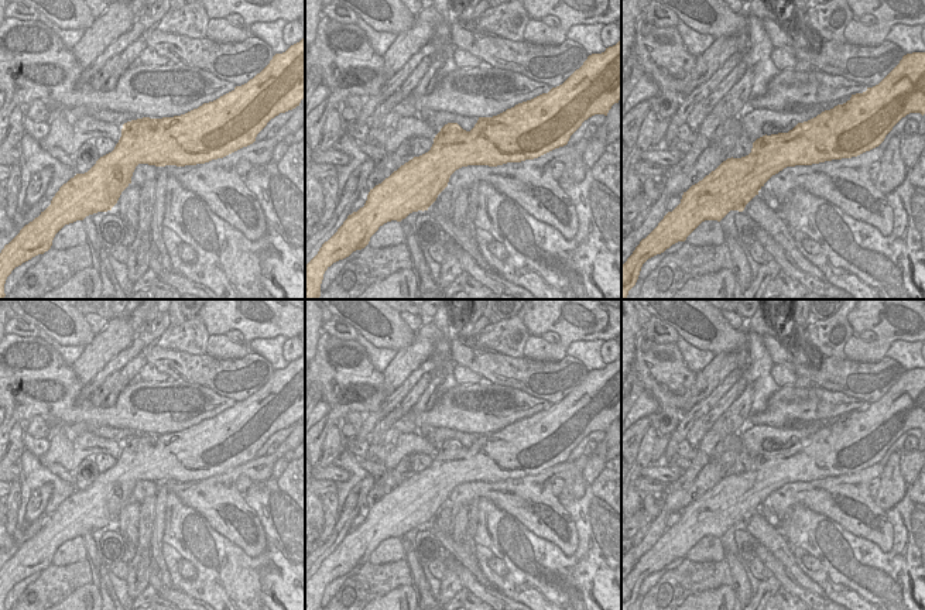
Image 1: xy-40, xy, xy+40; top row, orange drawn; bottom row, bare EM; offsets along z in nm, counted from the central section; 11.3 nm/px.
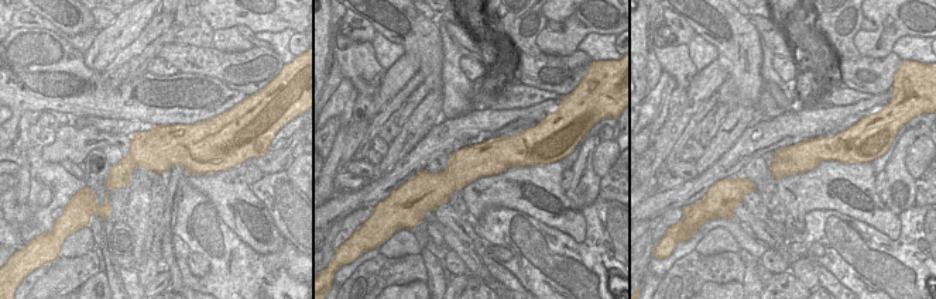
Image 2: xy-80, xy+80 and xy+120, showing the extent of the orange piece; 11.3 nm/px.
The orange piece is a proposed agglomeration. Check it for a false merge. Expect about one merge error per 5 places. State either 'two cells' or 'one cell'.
one cell

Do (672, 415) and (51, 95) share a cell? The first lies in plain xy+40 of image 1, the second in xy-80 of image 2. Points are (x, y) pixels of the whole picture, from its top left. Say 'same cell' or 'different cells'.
different cells

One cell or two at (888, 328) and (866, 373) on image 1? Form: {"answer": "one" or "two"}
{"answer": "two"}

